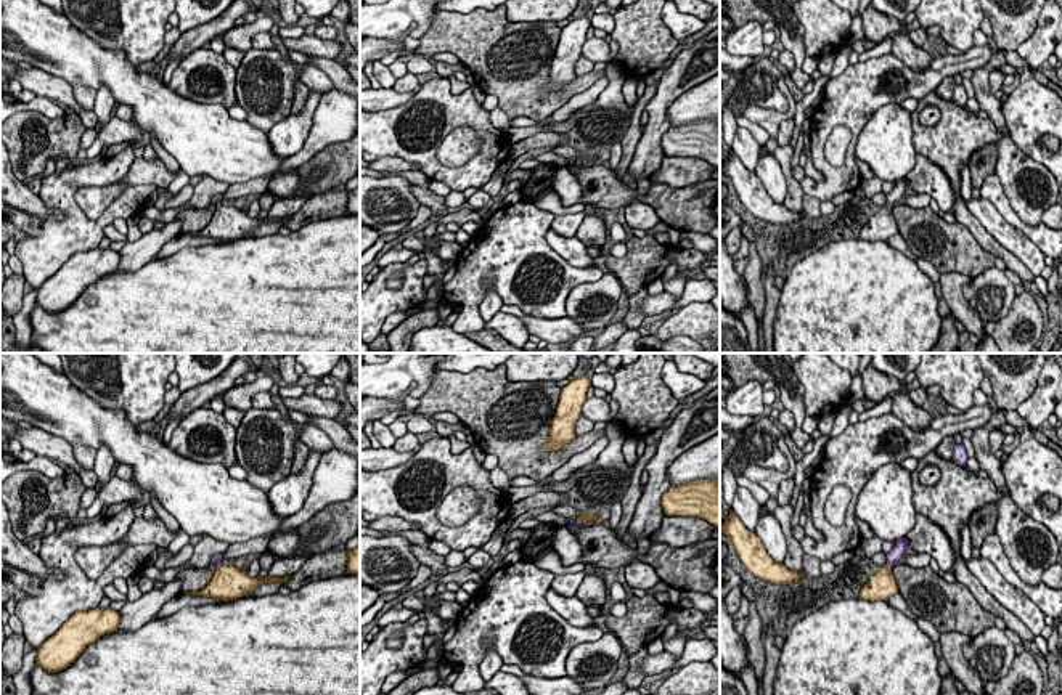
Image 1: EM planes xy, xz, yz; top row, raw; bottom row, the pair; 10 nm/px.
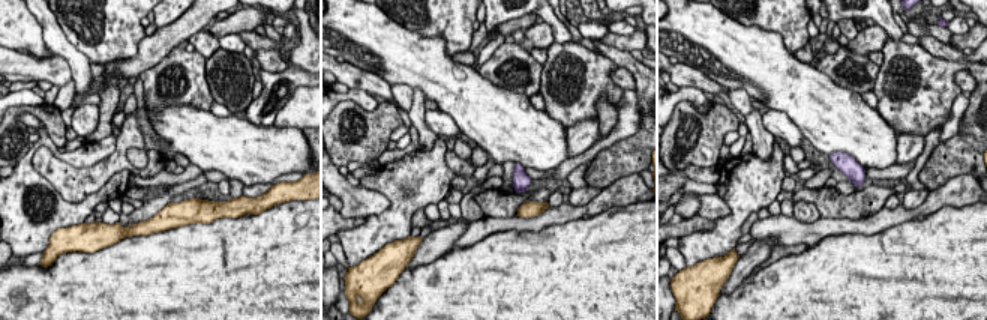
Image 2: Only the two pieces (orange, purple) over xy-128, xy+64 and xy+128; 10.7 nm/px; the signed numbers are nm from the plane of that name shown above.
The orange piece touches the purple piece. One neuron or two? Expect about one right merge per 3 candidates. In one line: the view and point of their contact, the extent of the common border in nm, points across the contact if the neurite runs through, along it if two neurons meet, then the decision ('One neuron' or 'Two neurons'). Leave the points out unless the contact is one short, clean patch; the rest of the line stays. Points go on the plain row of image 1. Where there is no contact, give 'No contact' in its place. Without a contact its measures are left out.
Touches orange at yz (889, 206). Shared border 70 nm. Path across: yz (882, 225), (889, 206), (894, 196). One neuron

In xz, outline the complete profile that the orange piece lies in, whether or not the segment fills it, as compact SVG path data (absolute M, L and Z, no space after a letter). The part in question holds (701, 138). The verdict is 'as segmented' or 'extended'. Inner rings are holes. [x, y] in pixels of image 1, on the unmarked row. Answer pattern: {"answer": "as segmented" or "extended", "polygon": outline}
{"answer": "as segmented", "polygon": "M717 120L668 127L660 144L665 156L699 157L720 170L720 124Z"}

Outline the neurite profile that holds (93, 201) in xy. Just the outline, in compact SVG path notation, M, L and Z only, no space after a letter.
M143 156L135 157L120 183L82 186L76 191L76 202L90 220L98 220L125 186L154 185L156 188L167 188L177 173L169 172L159 157L154 161L146 161Z

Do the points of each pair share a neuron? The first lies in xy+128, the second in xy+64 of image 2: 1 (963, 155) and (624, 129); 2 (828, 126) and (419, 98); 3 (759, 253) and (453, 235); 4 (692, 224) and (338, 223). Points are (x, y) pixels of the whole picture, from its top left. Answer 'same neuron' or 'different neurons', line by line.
1: different neurons
2: different neurons
3: same neuron
4: same neuron

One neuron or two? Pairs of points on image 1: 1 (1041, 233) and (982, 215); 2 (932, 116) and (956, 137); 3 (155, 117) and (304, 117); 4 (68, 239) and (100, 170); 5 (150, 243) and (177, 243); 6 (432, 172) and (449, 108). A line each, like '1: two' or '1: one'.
1: two
2: two
3: two
4: one
5: two
6: one

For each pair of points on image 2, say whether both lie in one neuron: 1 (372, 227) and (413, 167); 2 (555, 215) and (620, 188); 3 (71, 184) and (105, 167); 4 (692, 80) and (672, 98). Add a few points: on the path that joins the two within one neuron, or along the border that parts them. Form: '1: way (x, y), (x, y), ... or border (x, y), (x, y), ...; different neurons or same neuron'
1: way (389, 217), (398, 208), (398, 188), (401, 184); same neuron
2: way (572, 212), (591, 209), (603, 202); same neuron
3: way (80, 182), (96, 176); same neuron
4: border (680, 86), (696, 86), (708, 96); different neurons

